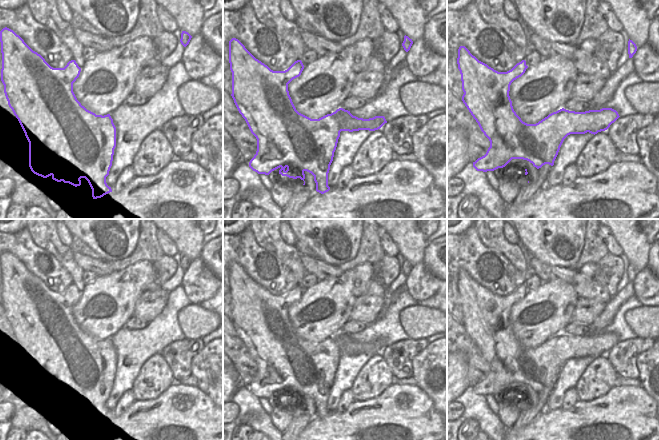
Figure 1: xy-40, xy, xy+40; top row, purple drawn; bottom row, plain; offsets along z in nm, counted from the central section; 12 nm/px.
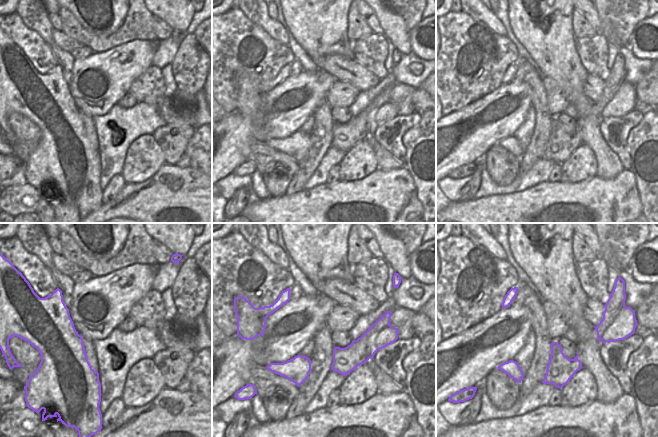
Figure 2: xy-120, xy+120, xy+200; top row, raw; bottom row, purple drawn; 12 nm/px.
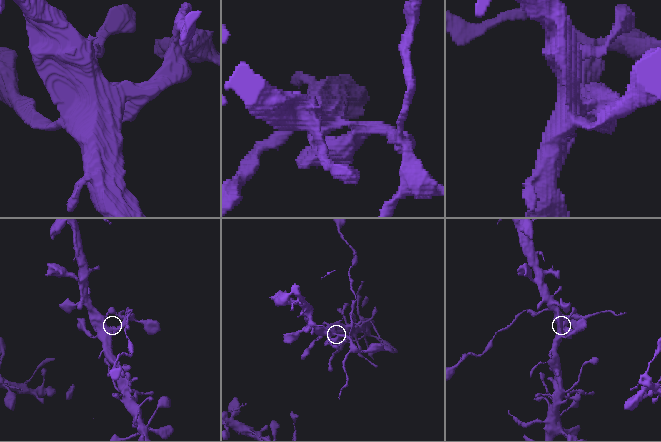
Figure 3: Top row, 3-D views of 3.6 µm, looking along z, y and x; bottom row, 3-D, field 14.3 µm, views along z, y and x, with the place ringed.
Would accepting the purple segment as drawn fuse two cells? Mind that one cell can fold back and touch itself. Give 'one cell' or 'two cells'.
two cells

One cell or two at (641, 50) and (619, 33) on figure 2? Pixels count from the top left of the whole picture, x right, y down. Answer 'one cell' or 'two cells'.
two cells

